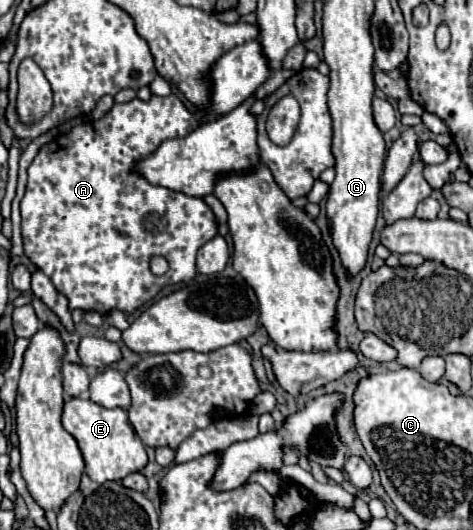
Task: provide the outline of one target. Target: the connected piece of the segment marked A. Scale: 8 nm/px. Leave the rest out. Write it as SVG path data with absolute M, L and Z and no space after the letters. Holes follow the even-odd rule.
M174 93L168 97L152 95L150 101L132 99L128 103L116 103L100 121L78 125L68 135L40 149L28 167L26 195L20 203L24 253L68 297L70 309L96 309L102 313L120 309L132 313L152 301L162 287L194 279L198 249L218 233L214 213L202 199L190 199L164 187L150 187L146 179L130 175L126 167L134 159L150 155L162 139L174 139L194 131L200 125L200 115L202 111L190 113ZM152 255L164 255L170 263L170 269L162 277L150 273L148 261Z

